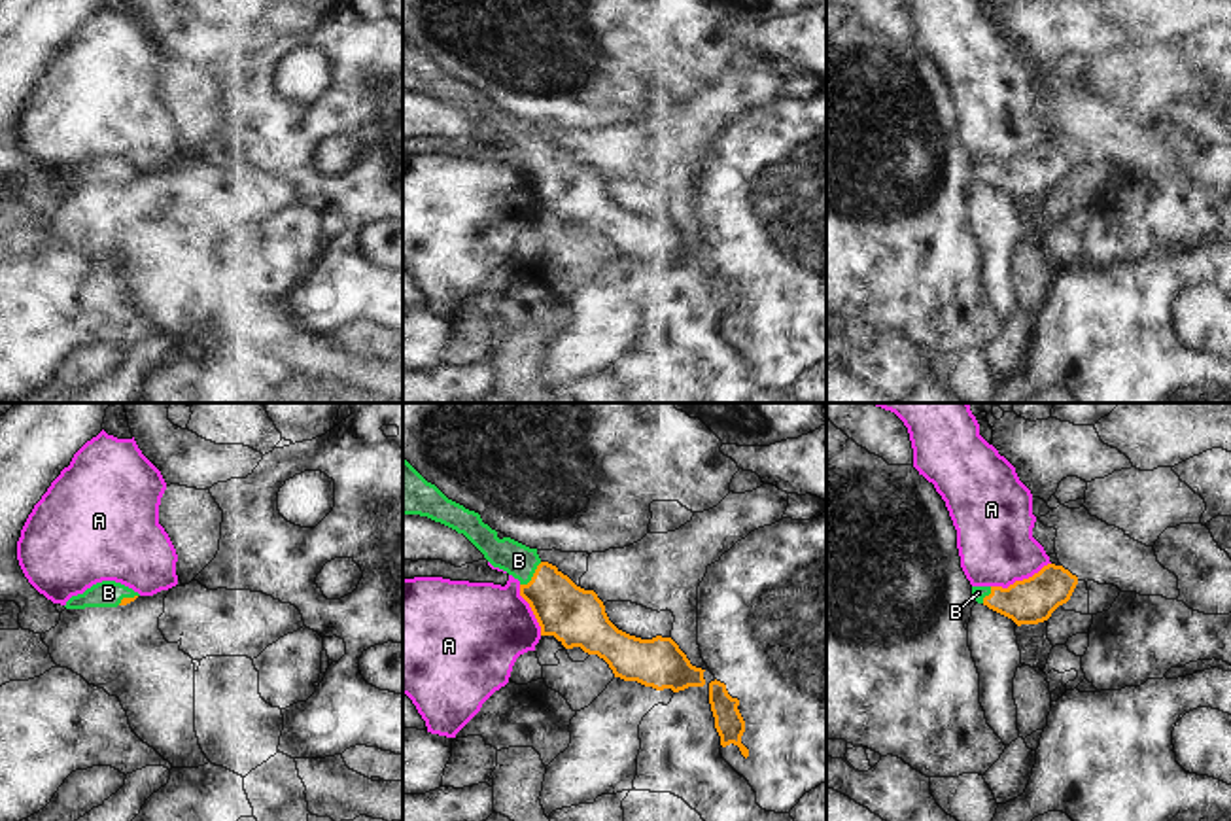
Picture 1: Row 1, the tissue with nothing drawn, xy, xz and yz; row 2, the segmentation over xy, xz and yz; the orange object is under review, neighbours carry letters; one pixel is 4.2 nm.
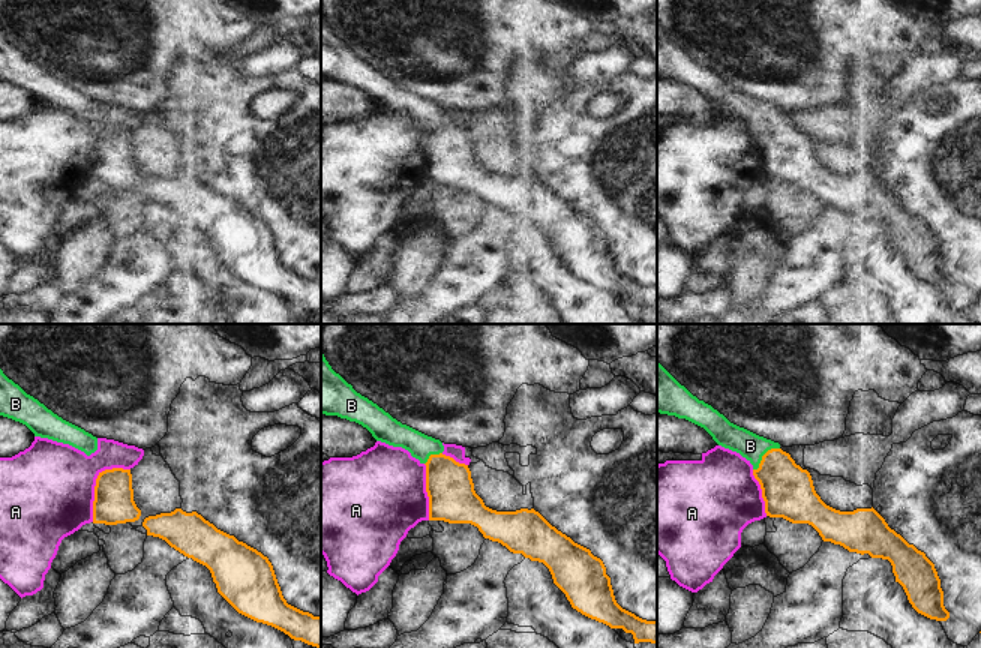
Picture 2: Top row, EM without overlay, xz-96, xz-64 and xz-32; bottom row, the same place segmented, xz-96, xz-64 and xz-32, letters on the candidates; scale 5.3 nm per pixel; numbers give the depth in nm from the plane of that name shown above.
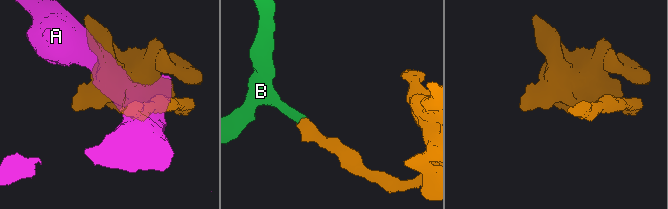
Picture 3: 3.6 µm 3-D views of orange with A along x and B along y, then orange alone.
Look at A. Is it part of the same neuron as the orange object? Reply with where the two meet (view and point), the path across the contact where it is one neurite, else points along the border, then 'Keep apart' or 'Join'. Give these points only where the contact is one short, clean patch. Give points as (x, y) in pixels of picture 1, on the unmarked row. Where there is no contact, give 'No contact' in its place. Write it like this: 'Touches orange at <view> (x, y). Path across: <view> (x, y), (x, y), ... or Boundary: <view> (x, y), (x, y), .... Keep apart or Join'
Touches orange at yz (1020, 157). Boundary: yz (1050, 139), (1006, 163), (991, 163). Keep apart

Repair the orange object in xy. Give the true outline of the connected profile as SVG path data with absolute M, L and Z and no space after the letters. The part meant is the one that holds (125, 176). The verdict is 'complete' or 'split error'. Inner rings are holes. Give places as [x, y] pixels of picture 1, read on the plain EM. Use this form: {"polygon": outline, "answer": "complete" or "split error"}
{"polygon": "M102 157L87 165L83 170L72 172L66 178L66 185L85 185L85 183L117 183L134 178L140 170L132 165L115 159Z", "answer": "split error"}

